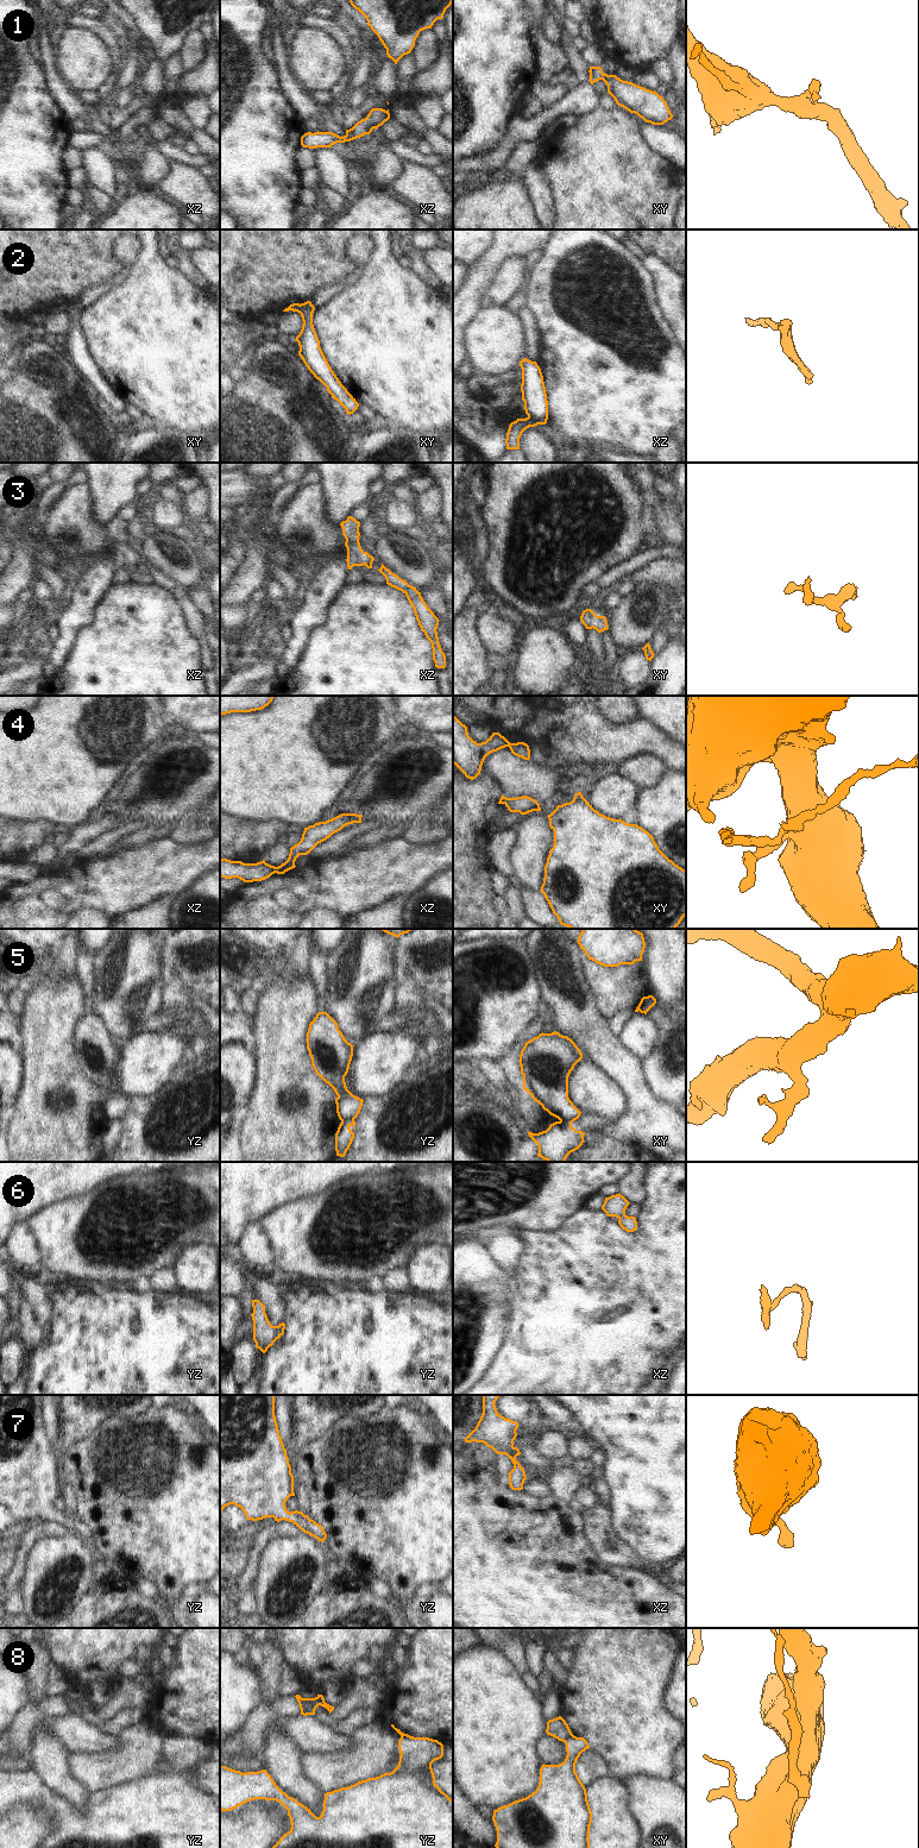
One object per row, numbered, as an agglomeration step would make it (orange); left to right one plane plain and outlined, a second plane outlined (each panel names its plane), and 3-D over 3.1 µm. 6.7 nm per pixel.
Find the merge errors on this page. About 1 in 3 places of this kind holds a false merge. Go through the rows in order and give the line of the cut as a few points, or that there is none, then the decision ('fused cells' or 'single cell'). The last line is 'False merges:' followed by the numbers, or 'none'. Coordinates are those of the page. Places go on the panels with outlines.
1: cut none; single cell
2: cut xz (528, 415), (537, 423); fused cells
3: cut none; single cell
4: cut xz (276, 867), (274, 872); fused cells
5: cut xy (573, 1119), (560, 1122); fused cells
6: cut none; single cell
7: cut none; single cell
8: cut xy (572, 1734), (565, 1742); fused cells
False merges: 2, 4, 5, 8

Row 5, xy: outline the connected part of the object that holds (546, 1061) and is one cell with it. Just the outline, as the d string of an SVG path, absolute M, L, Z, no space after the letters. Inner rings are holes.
M556 1031L540 1033L521 1051L523 1089L560 1121L577 1120L581 1114L568 1098L568 1076L581 1058L575 1043Z

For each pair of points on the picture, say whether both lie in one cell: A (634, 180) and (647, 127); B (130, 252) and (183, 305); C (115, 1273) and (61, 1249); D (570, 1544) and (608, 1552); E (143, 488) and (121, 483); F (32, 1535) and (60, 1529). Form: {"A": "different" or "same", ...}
{"A": "different", "B": "different", "C": "same", "D": "different", "E": "different", "F": "different"}

